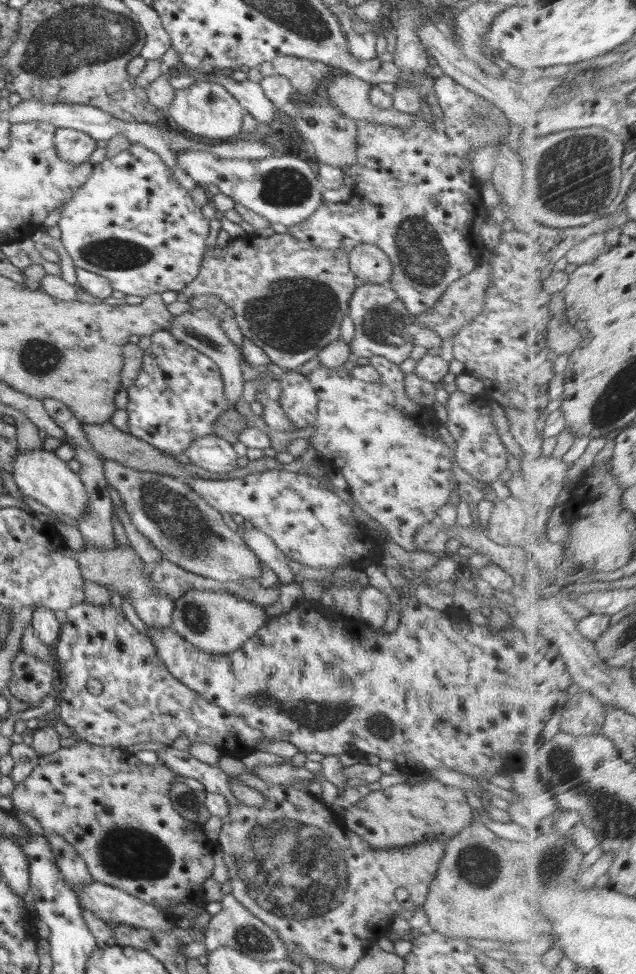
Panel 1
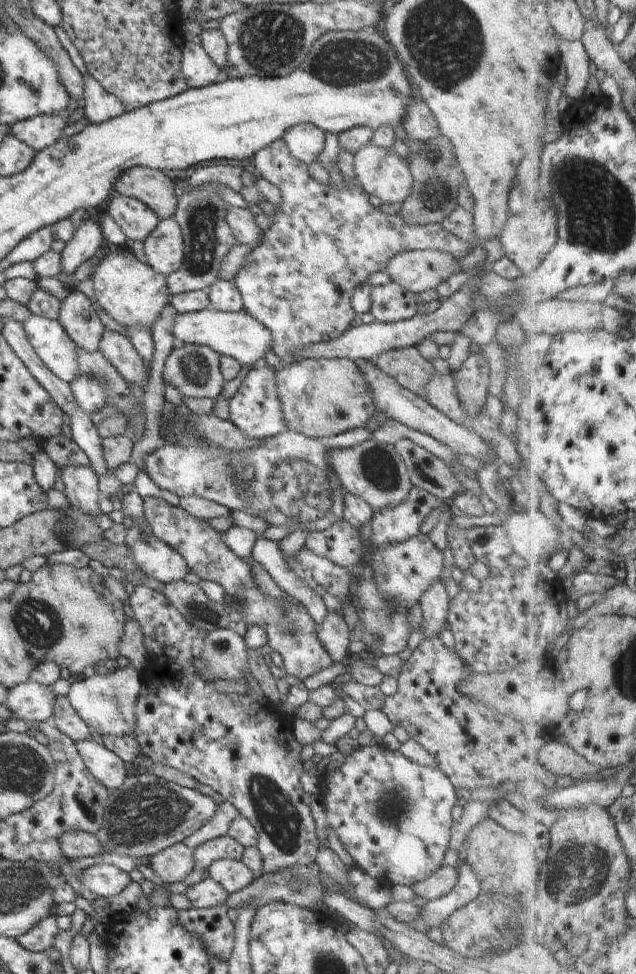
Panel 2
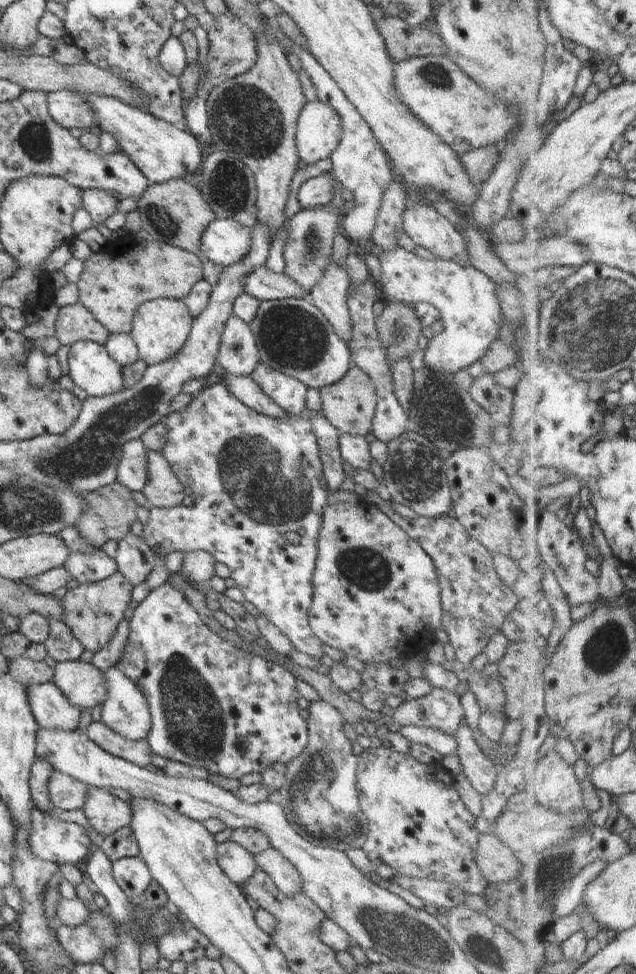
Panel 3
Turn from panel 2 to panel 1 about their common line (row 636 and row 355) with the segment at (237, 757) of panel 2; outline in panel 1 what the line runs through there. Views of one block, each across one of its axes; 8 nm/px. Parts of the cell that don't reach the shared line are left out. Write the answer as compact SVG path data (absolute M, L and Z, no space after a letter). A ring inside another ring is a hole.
M156 331L150 335L152 343L144 349L141 370L134 383L128 387L129 433L151 444L164 453L184 453L197 438L215 434L218 417L231 408L224 394L224 383L217 364L205 354L176 339L168 331Z

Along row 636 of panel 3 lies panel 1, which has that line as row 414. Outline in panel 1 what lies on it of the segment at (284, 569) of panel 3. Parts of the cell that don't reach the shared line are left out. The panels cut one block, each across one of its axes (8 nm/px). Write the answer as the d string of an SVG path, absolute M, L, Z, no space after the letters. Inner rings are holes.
M297 370L277 379L283 392L278 404L293 422L293 430L313 426L319 398L312 383Z

